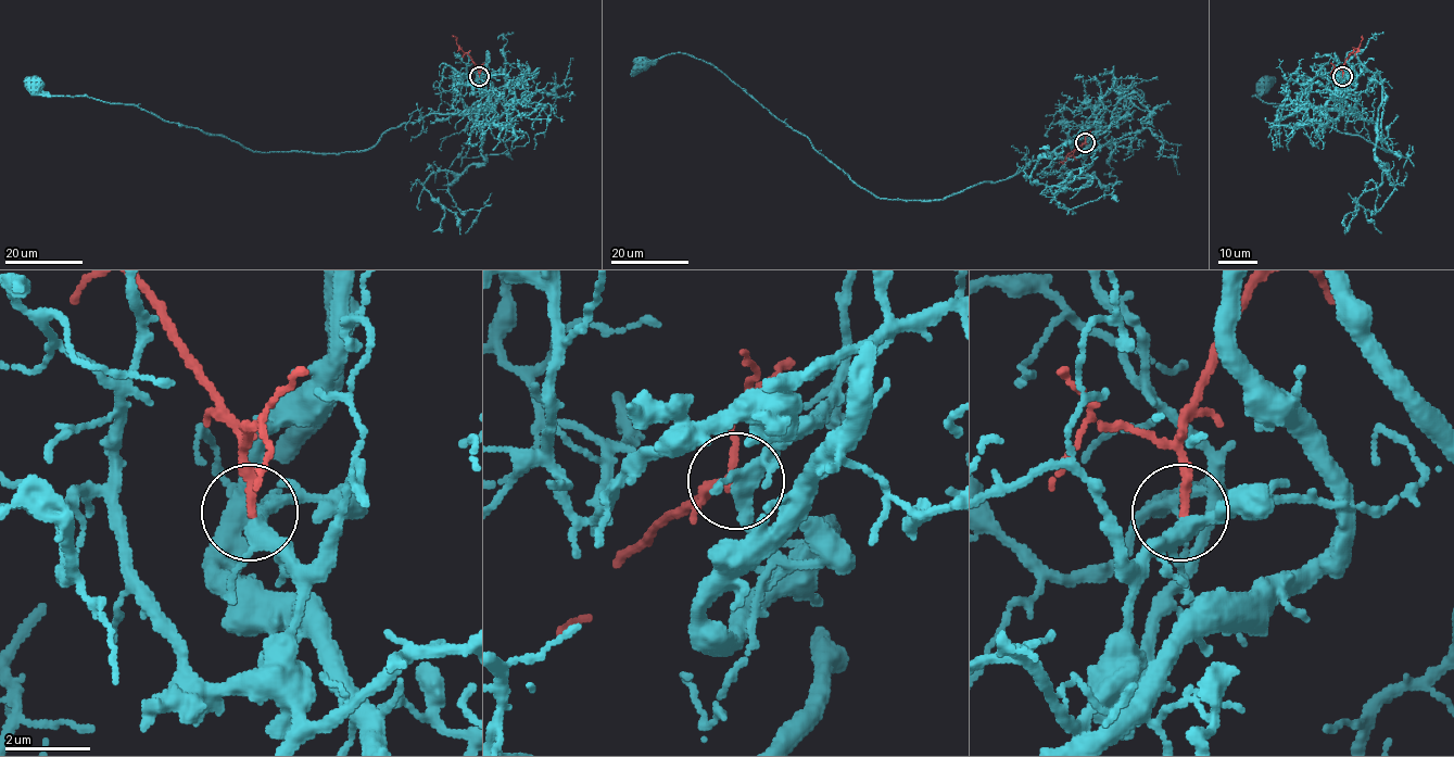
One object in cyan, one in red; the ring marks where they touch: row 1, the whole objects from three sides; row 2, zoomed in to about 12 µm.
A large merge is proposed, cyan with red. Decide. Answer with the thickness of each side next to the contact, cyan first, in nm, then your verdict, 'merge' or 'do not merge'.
300 nm thick on the cyan side, 220 nm on the other; merge

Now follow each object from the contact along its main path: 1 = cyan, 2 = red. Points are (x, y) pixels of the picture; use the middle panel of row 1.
1: (1086, 143), (1089, 134), (1061, 143), (1006, 179), (943, 199), (875, 198), (713, 65), (671, 53), (641, 65)
2: (1086, 143), (1063, 163), (1058, 163)

